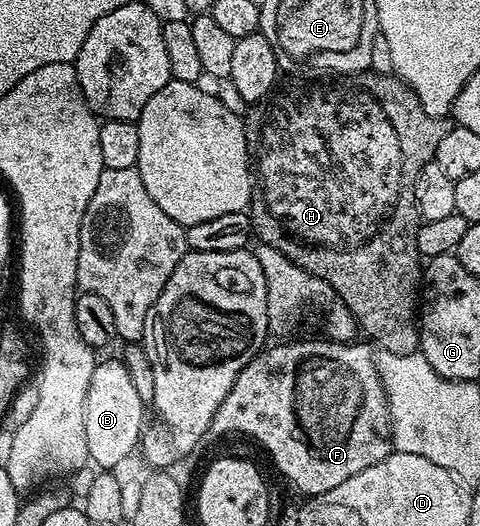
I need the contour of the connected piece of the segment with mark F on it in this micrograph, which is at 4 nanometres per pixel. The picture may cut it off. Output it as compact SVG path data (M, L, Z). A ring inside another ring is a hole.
M322 339L323 341L287 341L284 345L272 344L264 348L251 362L244 367L237 375L229 395L217 407L215 417L211 421L211 429L219 433L244 433L247 437L252 437L265 452L271 456L271 461L283 472L283 477L287 481L292 481L301 492L307 493L308 498L321 495L325 491L333 491L333 487L338 487L340 483L345 483L345 479L353 479L357 471L365 471L365 467L373 467L373 463L381 463L393 451L391 444L391 412L389 403L385 395L385 387L379 378L379 372L375 366L375 353L372 346L359 345L360 343L344 343Z

